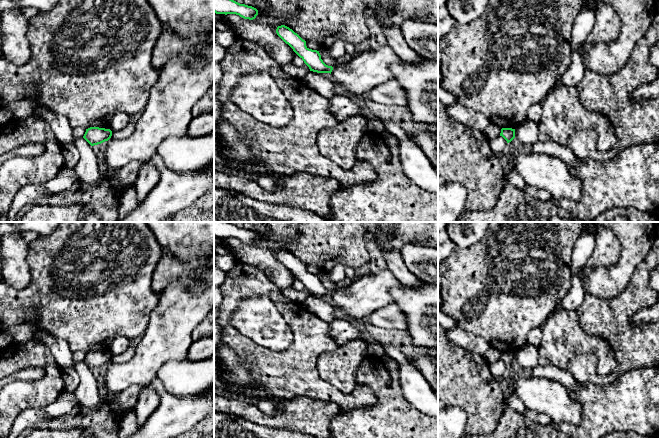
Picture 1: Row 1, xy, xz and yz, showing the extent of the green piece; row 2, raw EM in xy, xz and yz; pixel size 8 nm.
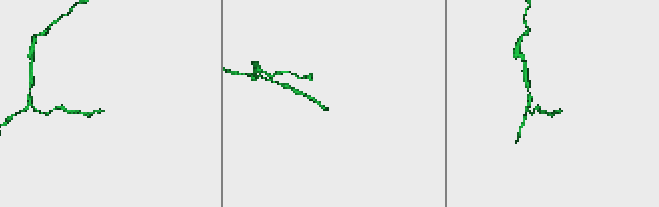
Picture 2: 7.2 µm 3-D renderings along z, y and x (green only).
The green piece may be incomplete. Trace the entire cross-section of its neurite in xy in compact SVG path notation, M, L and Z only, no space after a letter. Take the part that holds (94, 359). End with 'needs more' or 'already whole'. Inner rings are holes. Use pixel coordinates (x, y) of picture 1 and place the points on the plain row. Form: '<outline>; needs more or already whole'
M214 268L200 273L188 273L182 280L174 280L159 295L158 304L152 310L144 334L136 340L133 357L115 364L110 353L90 351L83 362L91 369L107 366L102 376L109 393L120 393L132 385L147 386L157 379L158 371L169 361L186 359L192 345L191 334L214 306Z; needs more

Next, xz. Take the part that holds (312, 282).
M285 249L278 250L277 259L304 285L310 295L330 297L334 307L340 307L353 319L364 320L376 310L392 303L390 290L402 284L388 269L360 276L345 292L326 289L319 275L309 273L306 265Z; needs more

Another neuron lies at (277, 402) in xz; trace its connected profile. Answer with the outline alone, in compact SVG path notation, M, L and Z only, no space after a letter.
M264 394L262 396L253 396L253 398L257 398L259 401L264 400L264 399L269 399L273 402L275 410L279 410L282 408L283 404L286 402L286 400L274 397L270 394Z

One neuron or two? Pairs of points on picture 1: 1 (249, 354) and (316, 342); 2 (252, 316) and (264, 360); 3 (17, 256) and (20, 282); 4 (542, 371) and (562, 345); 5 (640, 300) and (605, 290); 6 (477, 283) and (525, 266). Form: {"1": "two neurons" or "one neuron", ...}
{"1": "one neuron", "2": "two neurons", "3": "one neuron", "4": "two neurons", "5": "two neurons", "6": "one neuron"}

